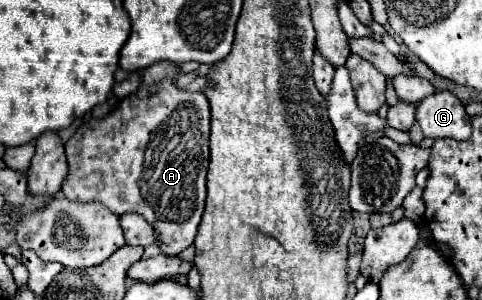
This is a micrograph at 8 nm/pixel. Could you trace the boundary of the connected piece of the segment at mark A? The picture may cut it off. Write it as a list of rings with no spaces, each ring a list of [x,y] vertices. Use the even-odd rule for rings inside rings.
[[[160,62],[160,64],[154,64],[150,68],[144,70],[144,82],[140,86],[140,90],[136,94],[130,94],[126,96],[116,108],[112,110],[108,116],[104,118],[90,118],[88,124],[82,124],[76,134],[66,142],[66,156],[68,156],[68,176],[62,184],[62,192],[68,200],[76,200],[76,202],[102,202],[106,208],[110,208],[114,214],[122,216],[126,212],[136,212],[140,216],[146,218],[146,222],[154,228],[156,232],[156,244],[160,246],[162,254],[166,256],[176,256],[180,254],[182,250],[186,250],[188,246],[192,246],[194,238],[196,238],[196,232],[198,232],[198,224],[200,224],[200,218],[202,218],[202,212],[204,212],[204,200],[206,200],[206,172],[208,172],[208,156],[210,156],[210,108],[208,108],[208,100],[202,96],[202,92],[186,92],[186,90],[180,90],[174,86],[174,78],[178,78],[178,66],[176,64],[168,64],[168,62]],[[152,84],[160,84],[160,92],[150,96],[146,90],[148,86]]]

